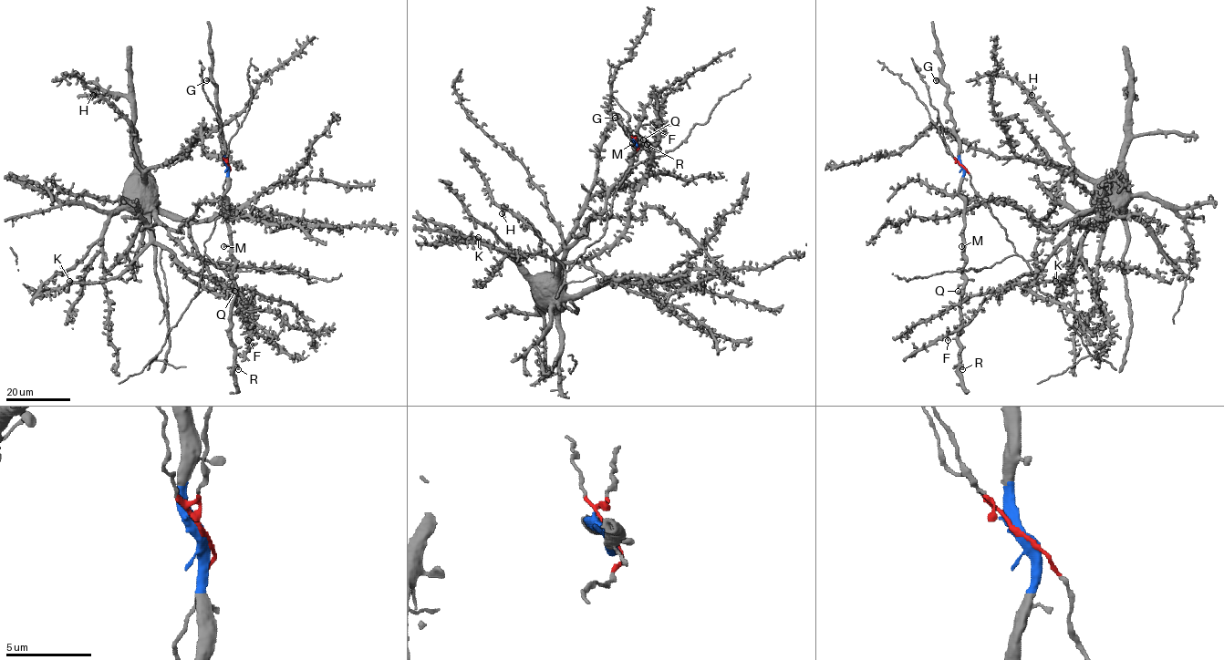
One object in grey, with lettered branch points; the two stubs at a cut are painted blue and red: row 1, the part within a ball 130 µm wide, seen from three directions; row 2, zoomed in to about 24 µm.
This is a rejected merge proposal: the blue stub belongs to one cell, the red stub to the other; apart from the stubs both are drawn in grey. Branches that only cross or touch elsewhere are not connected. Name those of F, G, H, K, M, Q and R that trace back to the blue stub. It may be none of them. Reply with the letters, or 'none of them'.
G, M, Q, R

